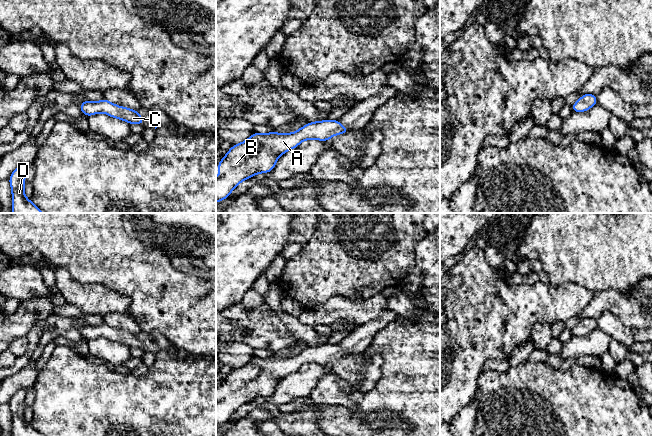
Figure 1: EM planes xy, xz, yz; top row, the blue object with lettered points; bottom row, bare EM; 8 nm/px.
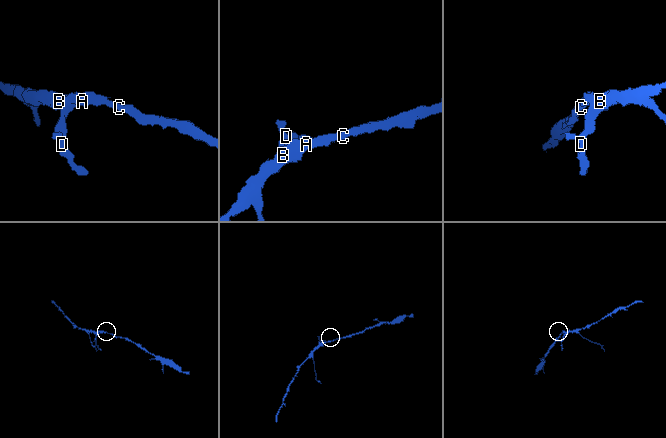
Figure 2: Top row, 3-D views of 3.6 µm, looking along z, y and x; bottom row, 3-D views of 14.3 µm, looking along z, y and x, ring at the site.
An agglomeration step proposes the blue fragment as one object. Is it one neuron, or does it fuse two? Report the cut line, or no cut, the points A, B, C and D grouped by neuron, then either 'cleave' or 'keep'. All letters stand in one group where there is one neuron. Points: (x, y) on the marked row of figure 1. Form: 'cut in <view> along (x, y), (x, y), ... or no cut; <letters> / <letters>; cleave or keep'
no cut; A B C D; keep

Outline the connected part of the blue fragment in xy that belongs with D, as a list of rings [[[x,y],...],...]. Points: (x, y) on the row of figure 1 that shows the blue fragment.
[[[26,165],[19,166],[13,171],[11,176],[9,177],[9,182],[12,189],[12,212],[43,213],[31,202],[31,200],[27,199],[24,195],[26,171]]]

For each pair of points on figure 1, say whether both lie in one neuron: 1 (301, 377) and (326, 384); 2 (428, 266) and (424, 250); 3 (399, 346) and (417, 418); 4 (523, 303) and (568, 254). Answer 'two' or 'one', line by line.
1: two
2: one
3: one
4: two

